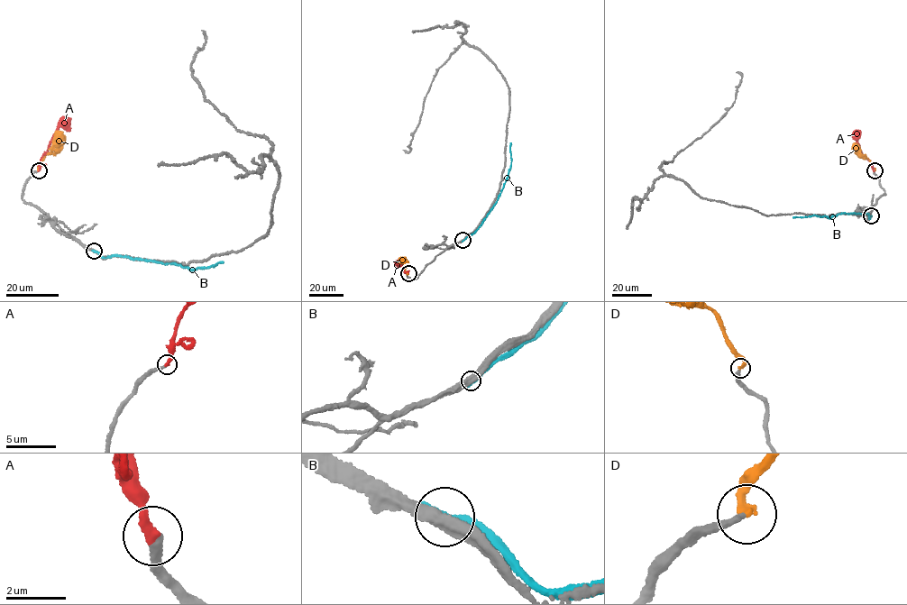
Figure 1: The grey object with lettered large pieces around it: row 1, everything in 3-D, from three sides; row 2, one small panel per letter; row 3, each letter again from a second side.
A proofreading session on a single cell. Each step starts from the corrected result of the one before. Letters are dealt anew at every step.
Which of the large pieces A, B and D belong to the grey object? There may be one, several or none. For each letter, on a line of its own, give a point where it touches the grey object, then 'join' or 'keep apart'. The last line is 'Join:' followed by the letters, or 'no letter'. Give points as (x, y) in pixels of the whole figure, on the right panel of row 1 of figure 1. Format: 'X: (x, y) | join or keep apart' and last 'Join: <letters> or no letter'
A: (874, 170) | join
B: (871, 215) | keep apart
D: (874, 170) | keep apart
Join: A

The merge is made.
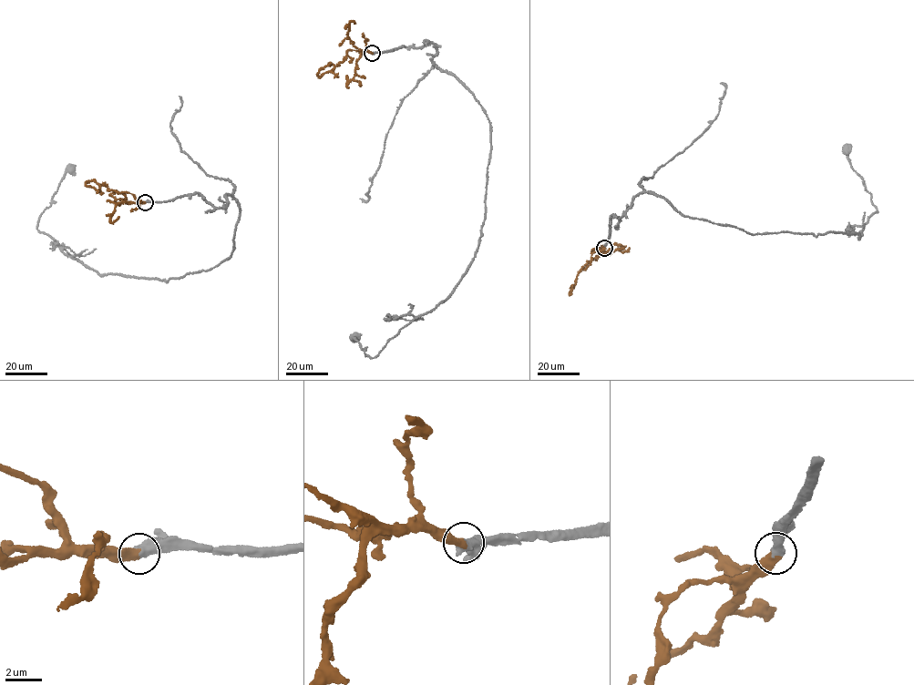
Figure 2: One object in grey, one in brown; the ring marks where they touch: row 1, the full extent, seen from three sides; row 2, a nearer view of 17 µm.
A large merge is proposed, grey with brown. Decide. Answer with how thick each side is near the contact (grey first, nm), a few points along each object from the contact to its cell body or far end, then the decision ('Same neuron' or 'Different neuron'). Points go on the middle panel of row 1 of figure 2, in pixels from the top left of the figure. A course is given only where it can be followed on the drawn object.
Thickness 600 nm (grey) against 460 nm. Course of grey: (372, 53), (435, 44), (435, 64), (480, 105), (491, 148), (479, 245), (452, 294), (373, 358), (354, 335). Course of brown: (372, 53), (349, 49), (342, 61), (318, 76), (330, 61). Same neuron

